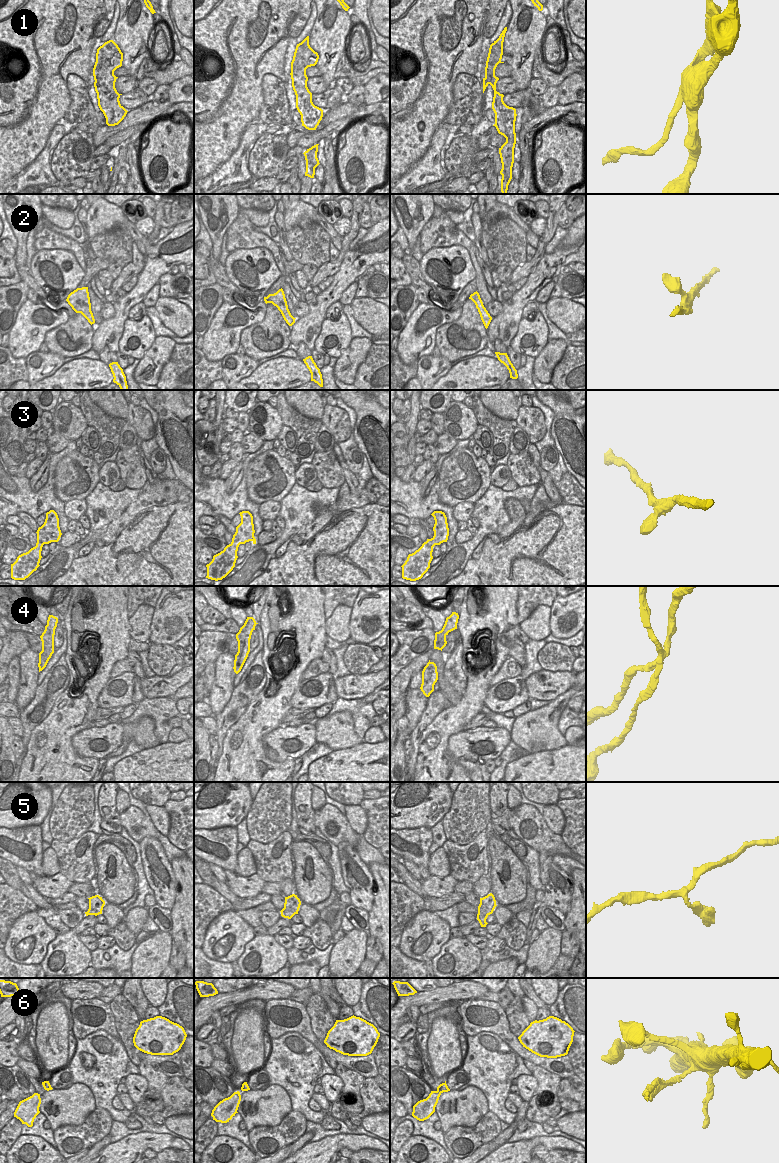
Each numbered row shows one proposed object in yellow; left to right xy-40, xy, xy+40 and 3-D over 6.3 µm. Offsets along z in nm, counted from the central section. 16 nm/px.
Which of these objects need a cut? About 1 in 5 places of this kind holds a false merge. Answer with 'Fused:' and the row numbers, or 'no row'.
Fused: 1, 4

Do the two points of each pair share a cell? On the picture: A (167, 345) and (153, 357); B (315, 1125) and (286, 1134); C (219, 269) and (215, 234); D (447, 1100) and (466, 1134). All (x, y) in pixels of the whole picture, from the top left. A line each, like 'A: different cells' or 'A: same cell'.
A: same cell
B: different cells
C: different cells
D: different cells

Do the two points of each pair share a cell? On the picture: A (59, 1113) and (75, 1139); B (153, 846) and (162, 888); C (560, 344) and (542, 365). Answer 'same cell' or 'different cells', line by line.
A: different cells
B: same cell
C: same cell

